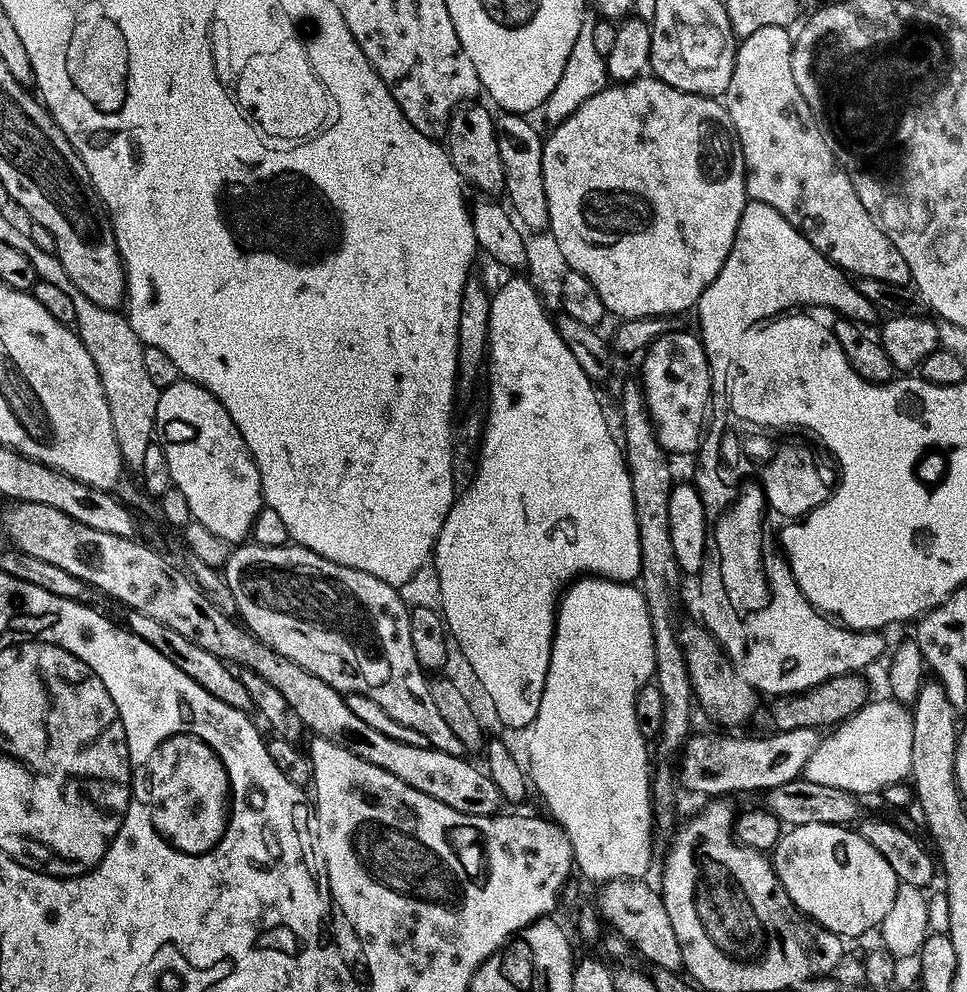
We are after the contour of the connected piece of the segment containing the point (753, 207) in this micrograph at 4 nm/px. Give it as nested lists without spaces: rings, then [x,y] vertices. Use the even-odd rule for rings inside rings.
[[[757,200],[745,203],[742,218],[738,222],[736,237],[730,254],[714,282],[700,296],[700,329],[698,335],[704,341],[704,352],[708,355],[708,367],[731,369],[734,364],[734,349],[753,326],[787,313],[795,304],[817,304],[820,308],[833,308],[852,320],[868,320],[874,314],[874,307],[846,275],[844,269],[836,267],[804,237],[799,228],[794,227],[774,206],[766,206]]]

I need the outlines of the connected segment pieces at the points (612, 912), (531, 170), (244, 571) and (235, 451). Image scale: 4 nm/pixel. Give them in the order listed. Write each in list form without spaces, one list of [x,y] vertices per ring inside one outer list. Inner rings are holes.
[[[643,879],[610,880],[603,885],[598,899],[599,915],[603,923],[613,928],[628,944],[633,944],[650,963],[665,972],[679,973],[682,968],[682,946],[678,946],[678,934],[674,934],[674,925],[670,922],[670,914],[666,914],[663,895],[655,887],[652,888]]]
[[[504,112],[495,117],[498,158],[502,158],[504,171],[503,191],[508,192],[507,203],[511,204],[515,219],[525,229],[544,230],[548,226],[548,203],[542,178],[542,132],[531,124],[527,115],[519,112]]]
[[[291,542],[282,546],[241,543],[229,551],[222,575],[223,583],[234,594],[243,627],[263,644],[278,650],[278,654],[290,658],[290,662],[298,662],[298,666],[322,678],[322,682],[334,686],[339,692],[365,696],[370,698],[370,702],[378,702],[394,722],[402,722],[402,726],[418,730],[429,746],[441,748],[446,754],[465,755],[462,738],[458,738],[450,726],[443,724],[429,677],[424,677],[427,676],[425,669],[420,667],[414,654],[414,642],[410,642],[409,605],[404,605],[393,585],[382,582],[382,578],[374,578],[374,574],[330,562],[314,554],[314,550]]]
[[[181,378],[178,382],[174,382],[174,386],[160,389],[156,432],[158,443],[166,454],[166,466],[170,466],[172,487],[182,490],[187,504],[190,505],[193,521],[206,526],[210,534],[218,534],[218,538],[222,538],[230,546],[247,541],[256,515],[265,507],[262,482],[258,466],[242,434],[238,426],[234,426],[230,414],[226,414],[222,402],[218,402],[218,398],[214,398],[214,394],[210,394],[210,390],[206,390],[202,385]]]

